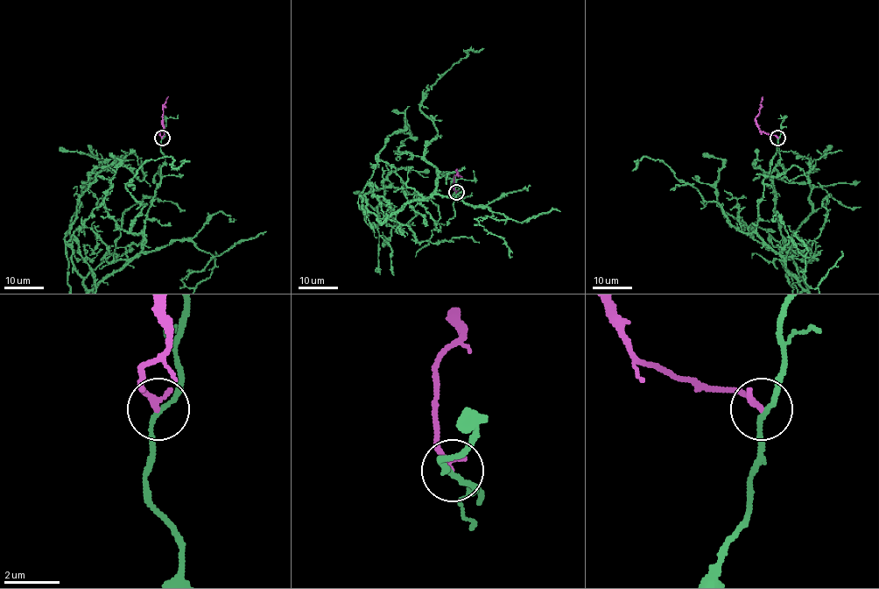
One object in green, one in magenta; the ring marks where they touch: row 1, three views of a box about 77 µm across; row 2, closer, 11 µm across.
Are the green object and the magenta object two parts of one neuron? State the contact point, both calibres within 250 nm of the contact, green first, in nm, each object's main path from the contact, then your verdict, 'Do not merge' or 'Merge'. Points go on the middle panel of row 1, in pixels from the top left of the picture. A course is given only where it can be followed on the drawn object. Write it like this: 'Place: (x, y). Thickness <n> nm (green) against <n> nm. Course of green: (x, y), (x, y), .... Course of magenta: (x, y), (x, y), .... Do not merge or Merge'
Place: (456, 192). Thickness 170 nm (green) against 240 nm. Course of magenta: (456, 193), (453, 188), (456, 170), (457, 175), (462, 177). Do not merge

